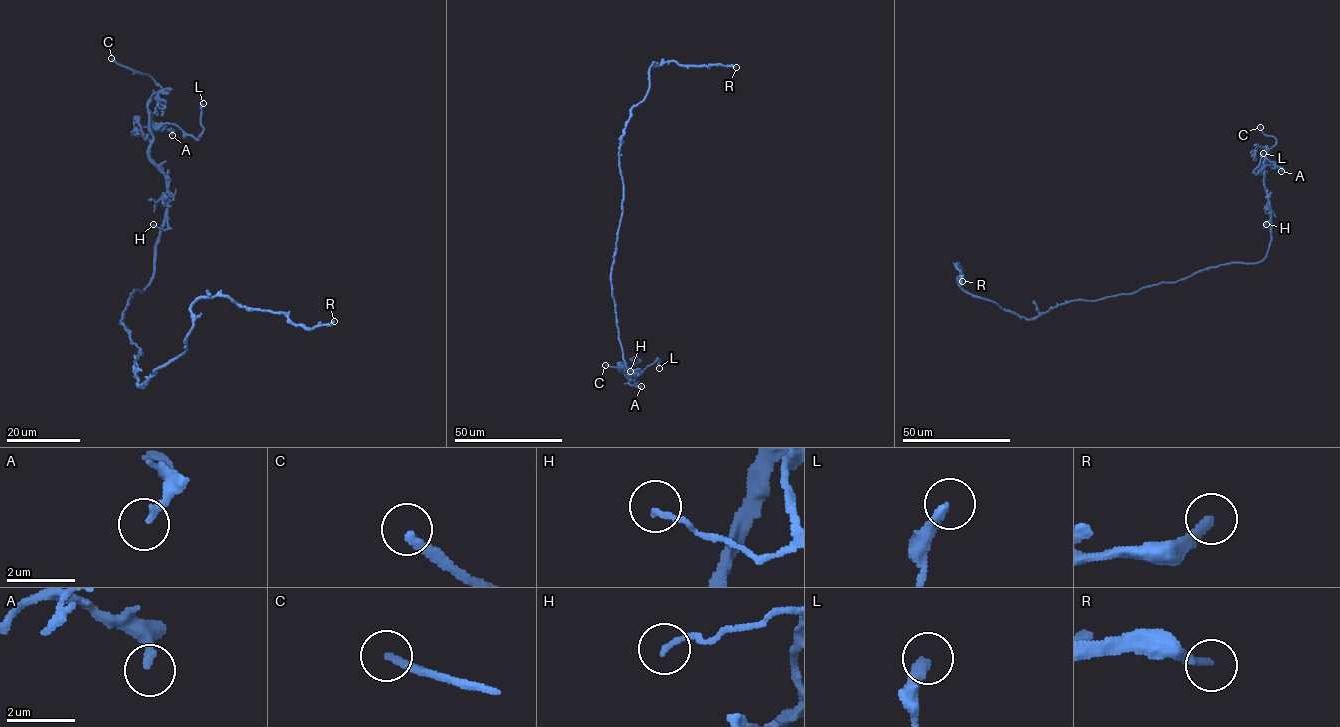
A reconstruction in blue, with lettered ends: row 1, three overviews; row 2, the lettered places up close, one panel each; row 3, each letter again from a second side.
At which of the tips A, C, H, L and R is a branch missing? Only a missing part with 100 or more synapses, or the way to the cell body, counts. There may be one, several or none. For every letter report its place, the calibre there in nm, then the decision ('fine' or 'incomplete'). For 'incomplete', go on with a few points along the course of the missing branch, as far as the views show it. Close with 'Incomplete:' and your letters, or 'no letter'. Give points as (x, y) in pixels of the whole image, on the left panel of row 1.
A: place (172, 135); calibre 200 nm; fine
C: place (111, 58); calibre 220 nm; incomplete; course (111, 58), (100, 40), (79, 23), (75, 21), (66, 32)
H: place (153, 224); calibre 140 nm; fine
L: place (203, 103); calibre 340 nm; fine
R: place (334, 321); calibre 220 nm; incomplete
Incomplete: C, R

